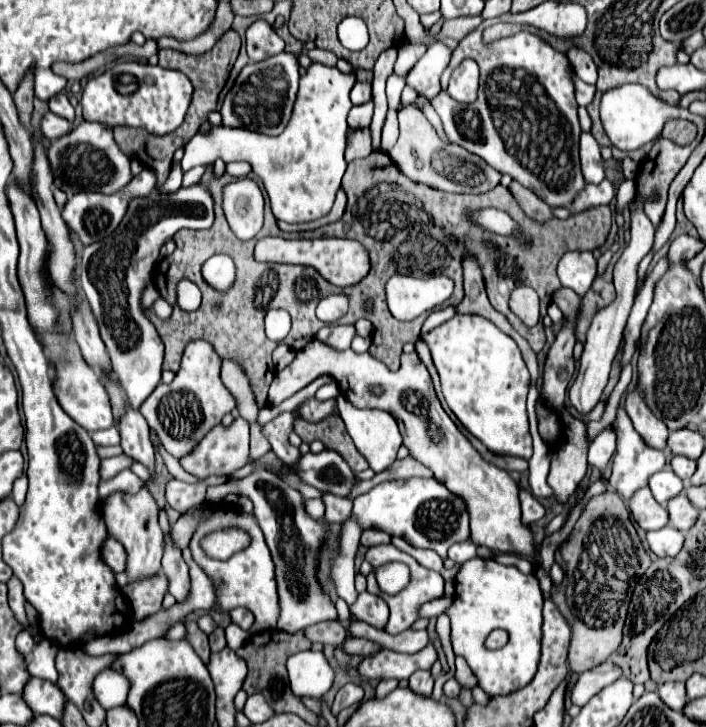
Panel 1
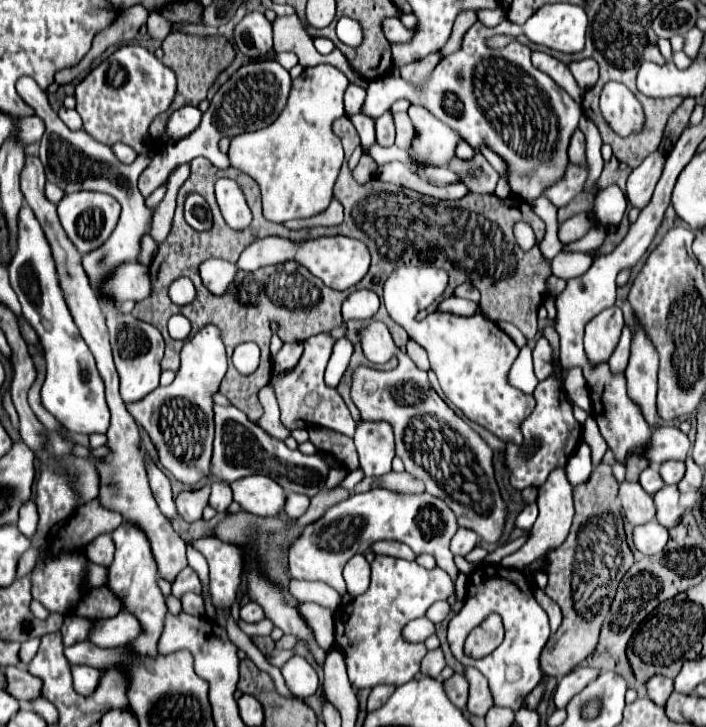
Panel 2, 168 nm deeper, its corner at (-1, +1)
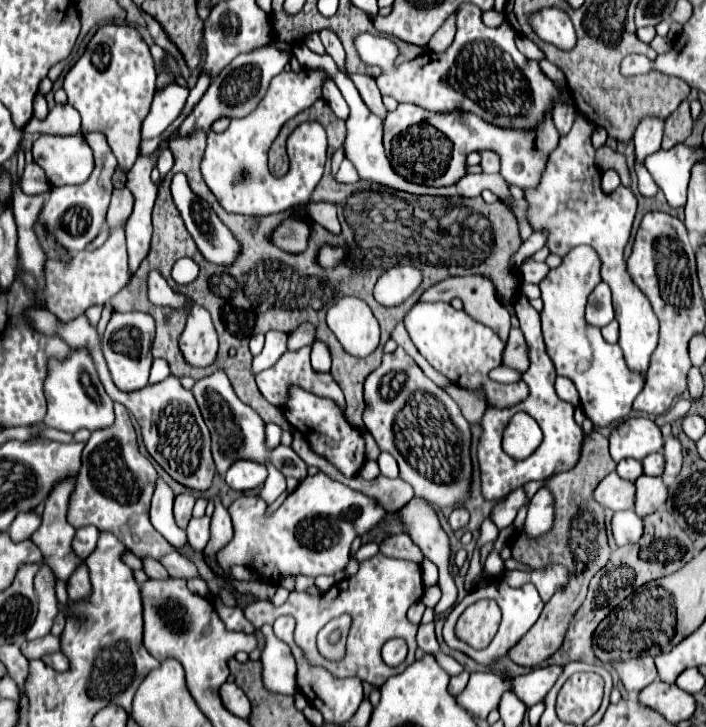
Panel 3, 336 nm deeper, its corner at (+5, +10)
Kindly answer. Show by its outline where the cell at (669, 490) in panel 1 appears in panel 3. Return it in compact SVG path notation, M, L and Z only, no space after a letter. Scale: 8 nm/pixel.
M628 458L628 460L622 460L622 462L618 464L616 472L618 472L624 480L634 482L634 480L636 480L636 476L642 476L642 474L644 474L644 468L642 468L642 464L640 464L638 460Z

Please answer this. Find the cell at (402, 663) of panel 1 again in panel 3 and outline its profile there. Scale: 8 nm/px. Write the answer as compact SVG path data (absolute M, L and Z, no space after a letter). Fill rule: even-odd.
M376 554L376 556L360 562L360 570L356 576L340 580L322 596L308 596L306 592L292 592L288 602L282 604L280 608L272 606L272 602L268 602L268 600L254 600L248 606L244 606L244 616L256 628L260 628L262 624L274 622L282 614L292 614L296 621L294 640L314 664L328 668L337 678L356 676L364 682L370 682L372 686L382 686L390 676L404 672L414 662L418 626L408 622L406 610L414 602L418 602L422 598L422 594L424 594L424 584L422 584L420 564L410 562L410 560L388 558L384 554ZM340 612L350 614L350 618L352 618L351 631L347 638L344 658L332 662L332 660L326 660L318 652L316 636ZM390 638L404 638L408 642L408 658L406 658L406 662L402 662L396 668L388 666L380 654L384 642Z

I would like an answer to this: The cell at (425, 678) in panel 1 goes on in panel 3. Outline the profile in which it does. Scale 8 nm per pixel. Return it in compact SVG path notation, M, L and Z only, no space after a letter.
M432 622L430 624L420 624L416 642L418 642L418 648L424 654L438 654L440 652L438 642L436 642L436 636L434 636L434 624Z

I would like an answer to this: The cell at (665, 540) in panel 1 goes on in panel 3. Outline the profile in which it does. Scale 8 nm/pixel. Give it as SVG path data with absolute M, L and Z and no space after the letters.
M634 510L616 512L614 518L612 518L612 534L614 534L618 546L634 544L636 540L640 540L642 530L644 530L642 518L636 516Z

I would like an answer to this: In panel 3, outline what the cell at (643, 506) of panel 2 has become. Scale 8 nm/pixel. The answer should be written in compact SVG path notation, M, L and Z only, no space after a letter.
M612 472L598 484L598 488L594 490L594 498L604 508L610 508L614 512L630 510L636 502L636 486L634 482L624 480L616 472Z

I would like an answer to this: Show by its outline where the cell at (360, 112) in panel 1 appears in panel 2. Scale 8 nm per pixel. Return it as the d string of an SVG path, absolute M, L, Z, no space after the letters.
M476 21L470 27L470 31L464 35L462 47L456 53L442 57L442 61L434 67L430 79L418 87L396 75L386 75L386 77L380 77L378 81L370 81L364 113L370 117L384 115L392 107L392 103L398 99L406 99L412 105L426 107L434 117L438 117L442 123L458 131L468 145L472 145L474 149L478 149L478 145L490 145L490 149L494 149L506 163L510 163L508 183L512 191L524 201L530 201L540 197L546 185L552 185L562 177L562 171L568 165L566 149L570 143L570 133L574 133L574 129L578 127L582 109L566 91L562 91L554 81L550 81L546 73L538 71L530 63L530 49L526 45L518 41L510 41L502 49L490 49L486 45L486 39L494 35L500 35L500 25L494 29L488 29L480 21Z

